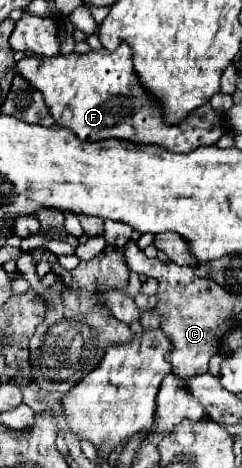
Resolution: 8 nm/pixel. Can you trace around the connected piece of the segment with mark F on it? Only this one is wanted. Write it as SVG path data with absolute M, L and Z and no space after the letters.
M121 44L115 52L99 50L81 56L25 56L17 62L17 74L43 94L55 124L61 128L69 128L83 142L101 142L115 138L141 146L161 146L169 152L187 154L201 146L213 146L225 134L225 118L215 112L209 102L199 110L193 110L181 124L167 126L159 114L159 104L143 86L139 86L131 58L133 54L127 44Z

